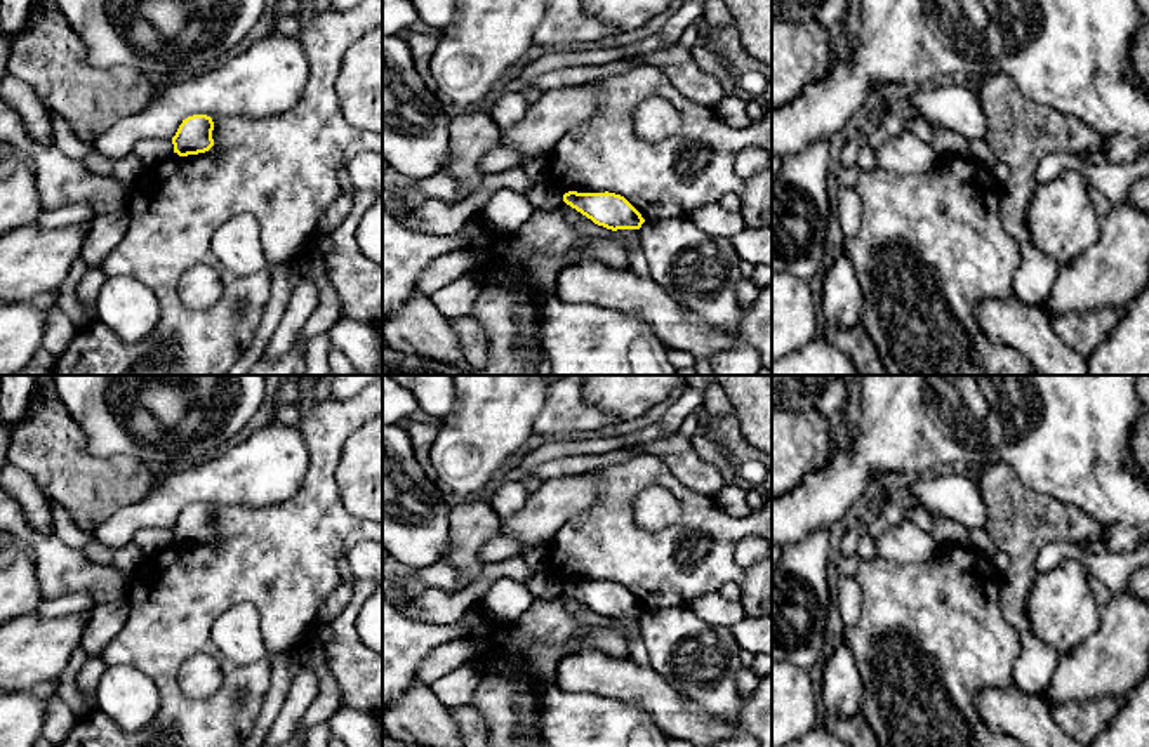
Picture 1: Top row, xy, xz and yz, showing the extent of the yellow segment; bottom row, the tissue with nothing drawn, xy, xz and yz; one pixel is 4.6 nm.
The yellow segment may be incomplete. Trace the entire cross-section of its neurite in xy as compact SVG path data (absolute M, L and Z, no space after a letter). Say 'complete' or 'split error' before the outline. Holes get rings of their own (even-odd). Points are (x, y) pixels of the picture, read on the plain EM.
complete | M193 504L183 509L172 526L174 542L179 545L205 542L214 535L214 511L207 504Z

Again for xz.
complete | M568 580L563 591L607 618L640 618L645 608L621 584L615 582L577 582Z

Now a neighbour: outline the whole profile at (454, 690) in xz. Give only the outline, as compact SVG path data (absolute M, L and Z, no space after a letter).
M471 660L436 679L429 688L448 711L455 711L473 704L473 693L480 684L482 672Z

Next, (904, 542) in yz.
M904 519L876 537L878 556L893 559L904 565L916 565L932 559L939 552L939 544L933 537Z

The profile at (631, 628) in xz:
M565 591L558 596L558 599L579 622L586 625L621 629L628 638L629 658L633 658L640 665L650 665L650 657L641 639L641 625L638 618L607 618L603 615L594 613L591 608L588 608Z

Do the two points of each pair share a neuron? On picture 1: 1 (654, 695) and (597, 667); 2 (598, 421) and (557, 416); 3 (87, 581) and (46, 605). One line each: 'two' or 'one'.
1: one
2: one
3: two

